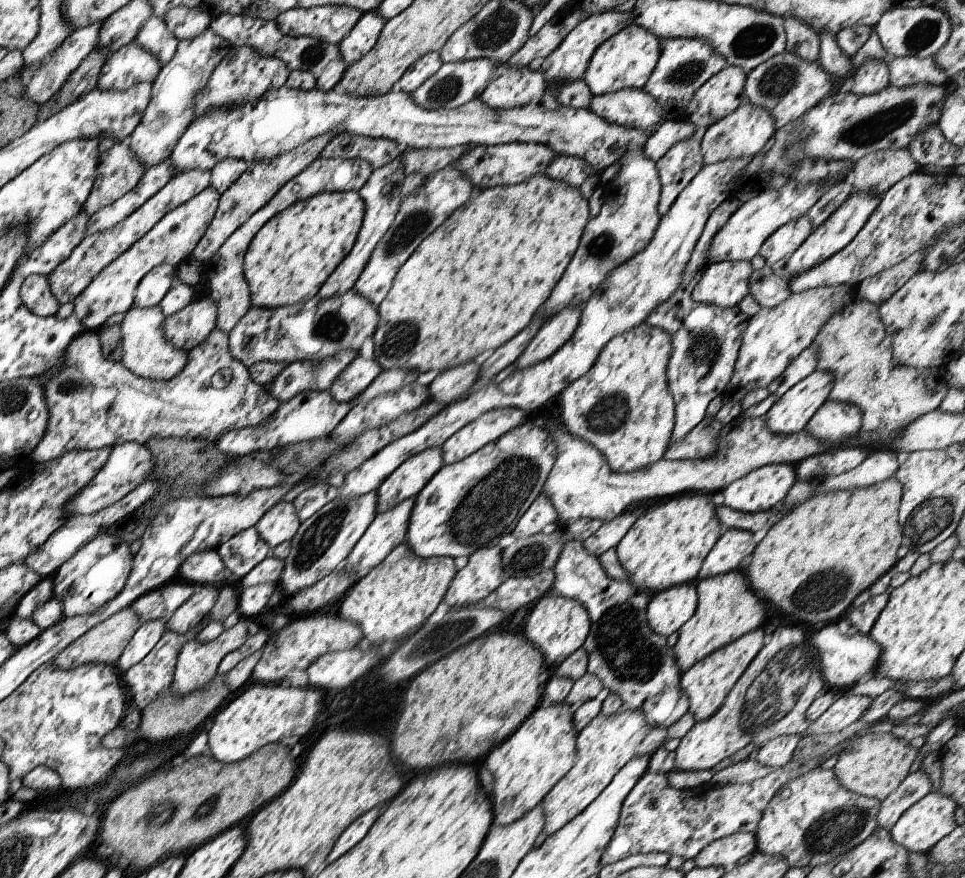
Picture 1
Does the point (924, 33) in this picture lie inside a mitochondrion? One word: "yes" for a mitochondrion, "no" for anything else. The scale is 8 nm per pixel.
yes

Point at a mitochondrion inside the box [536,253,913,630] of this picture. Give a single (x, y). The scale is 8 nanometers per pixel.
(819, 591)

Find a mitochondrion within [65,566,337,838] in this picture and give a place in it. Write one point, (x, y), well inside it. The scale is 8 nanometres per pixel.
(163, 810)

